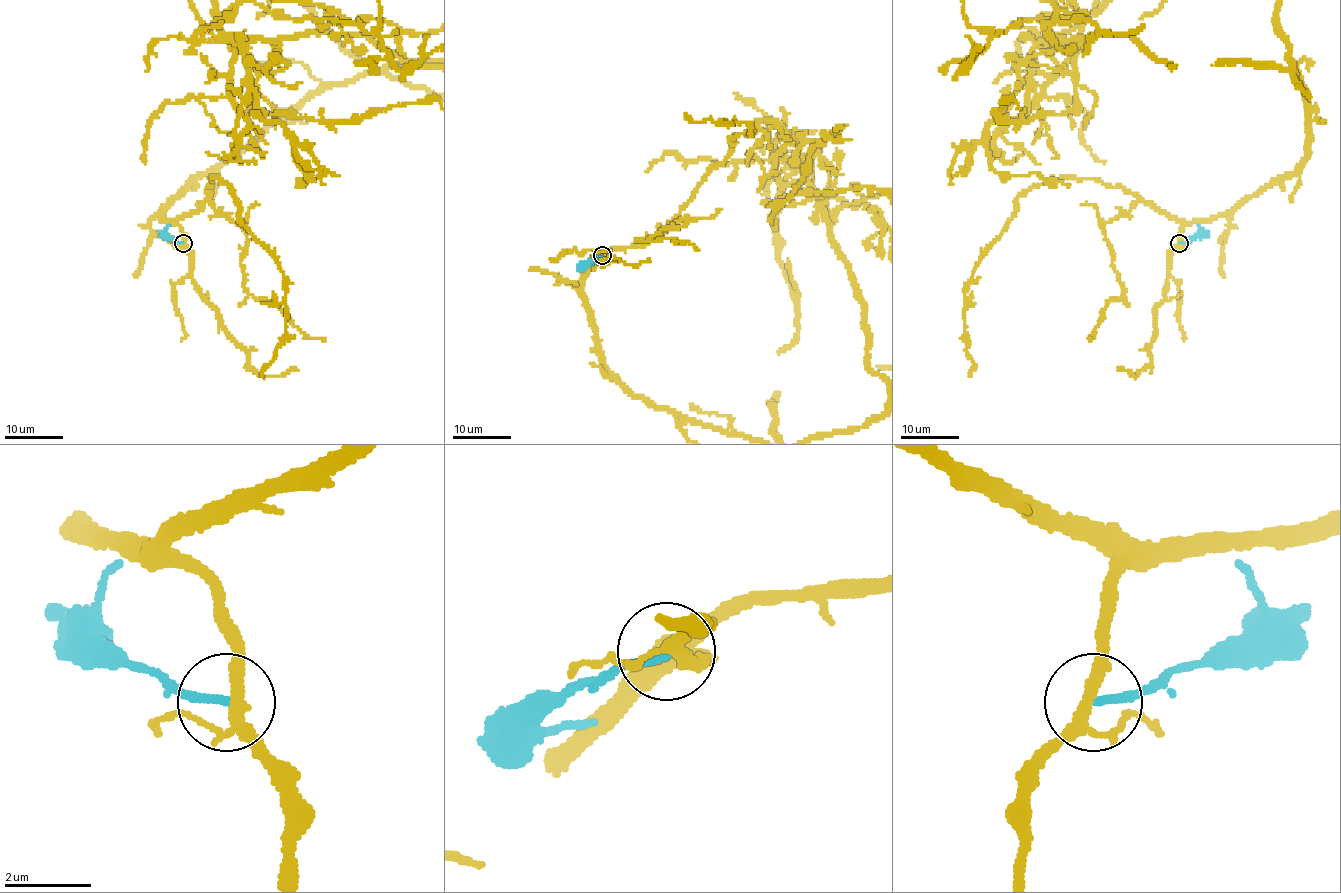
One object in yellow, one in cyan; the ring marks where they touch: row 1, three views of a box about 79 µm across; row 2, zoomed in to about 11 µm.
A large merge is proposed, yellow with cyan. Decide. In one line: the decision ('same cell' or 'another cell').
another cell

